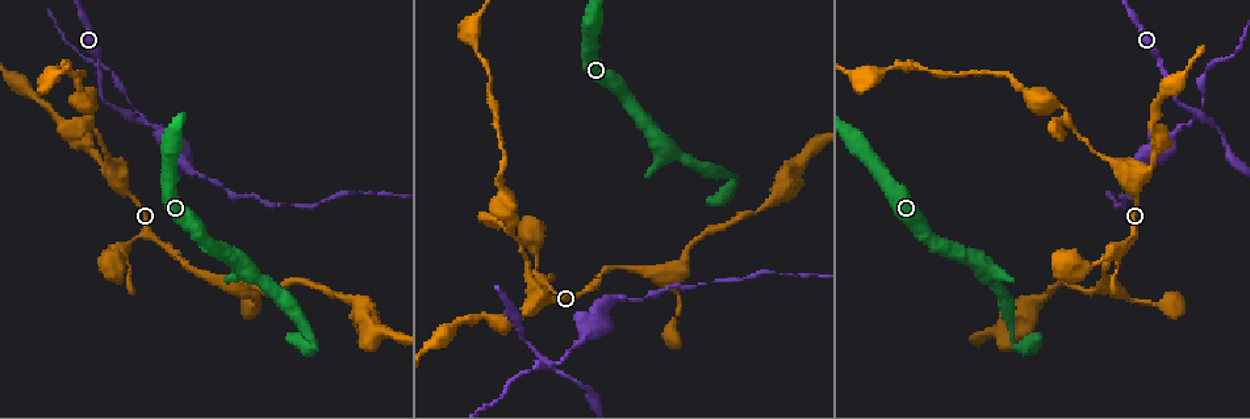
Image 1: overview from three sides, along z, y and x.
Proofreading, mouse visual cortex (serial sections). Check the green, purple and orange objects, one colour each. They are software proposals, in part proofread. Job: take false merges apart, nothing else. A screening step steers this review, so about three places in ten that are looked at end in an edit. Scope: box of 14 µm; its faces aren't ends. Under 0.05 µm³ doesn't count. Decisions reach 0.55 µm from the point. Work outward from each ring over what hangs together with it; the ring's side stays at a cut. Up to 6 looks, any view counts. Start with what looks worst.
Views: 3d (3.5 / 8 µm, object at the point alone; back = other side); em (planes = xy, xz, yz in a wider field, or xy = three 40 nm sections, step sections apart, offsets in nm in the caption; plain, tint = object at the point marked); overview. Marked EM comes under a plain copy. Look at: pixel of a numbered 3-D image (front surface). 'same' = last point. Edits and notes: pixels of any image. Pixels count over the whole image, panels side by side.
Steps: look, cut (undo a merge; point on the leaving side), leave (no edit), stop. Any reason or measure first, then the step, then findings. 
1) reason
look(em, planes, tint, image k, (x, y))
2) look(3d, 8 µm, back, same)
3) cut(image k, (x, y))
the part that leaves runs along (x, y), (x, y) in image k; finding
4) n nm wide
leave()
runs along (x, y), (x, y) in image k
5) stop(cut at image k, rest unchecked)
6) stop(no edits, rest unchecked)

four arms meet
look(3d, 3.5 µm, image 1, (1200, 115))

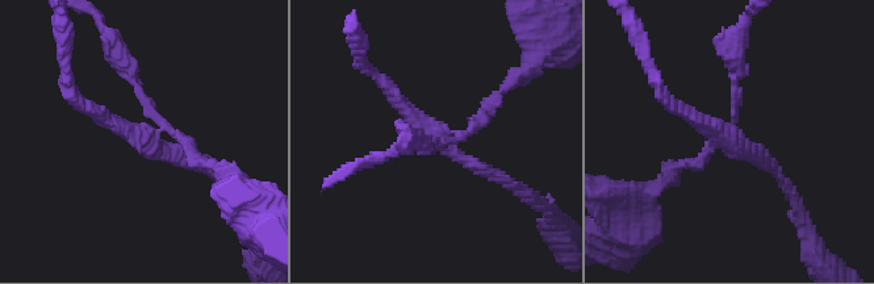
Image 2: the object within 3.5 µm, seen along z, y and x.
look(em, xy, step 5, tint, image 2, (439, 133))

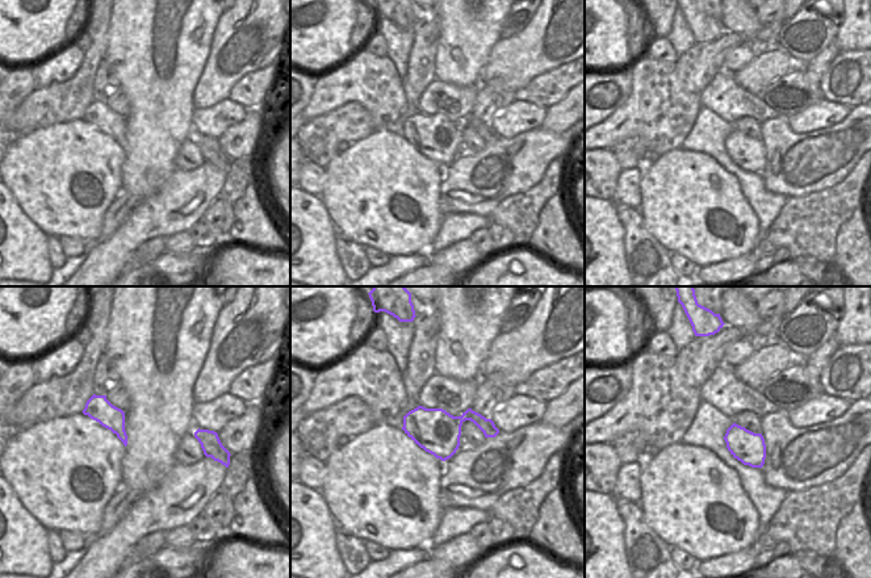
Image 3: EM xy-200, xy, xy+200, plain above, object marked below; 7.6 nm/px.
4 arms; arms of 100, 150, 200, 200 nm
cut(image 2, (703, 157))
the part that leaves runs along (456, 136), (532, 62) in image 2; a second cell is stuck on

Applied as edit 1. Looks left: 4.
look(overview)

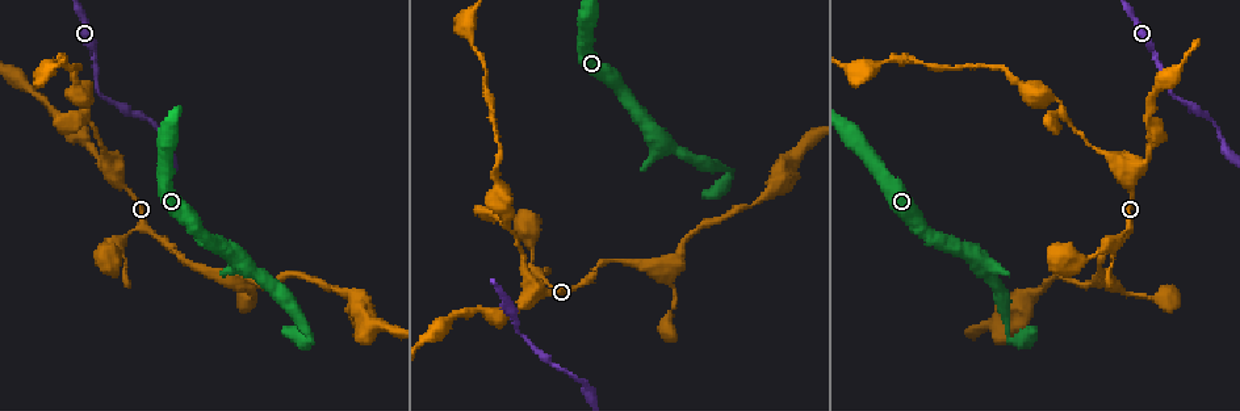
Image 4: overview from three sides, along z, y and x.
narrows sharply
look(3d, 3.5 µm, image 4, (197, 270))

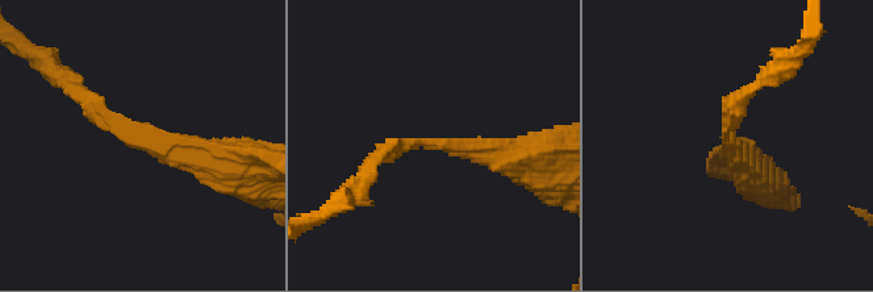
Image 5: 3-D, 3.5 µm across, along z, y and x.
arms of 200, 250 nm; need the tissue
look(em, xy, step 1, tint, image 5, (730, 136))

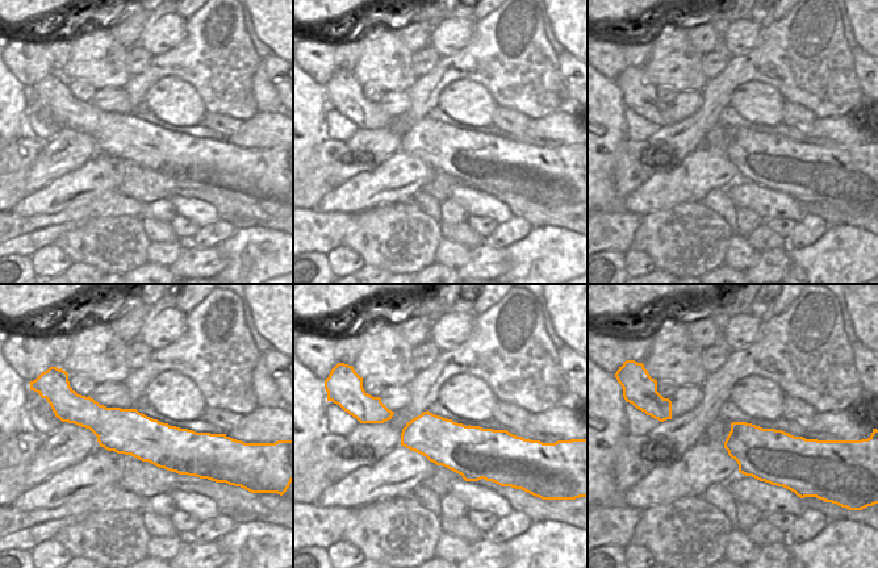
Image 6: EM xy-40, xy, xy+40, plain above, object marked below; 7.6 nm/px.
leave()
runs along (66, 83), (136, 140), (212, 155) in image 5; continuous, no second cell

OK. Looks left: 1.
stop(cut at image 2, rest unchecked)

